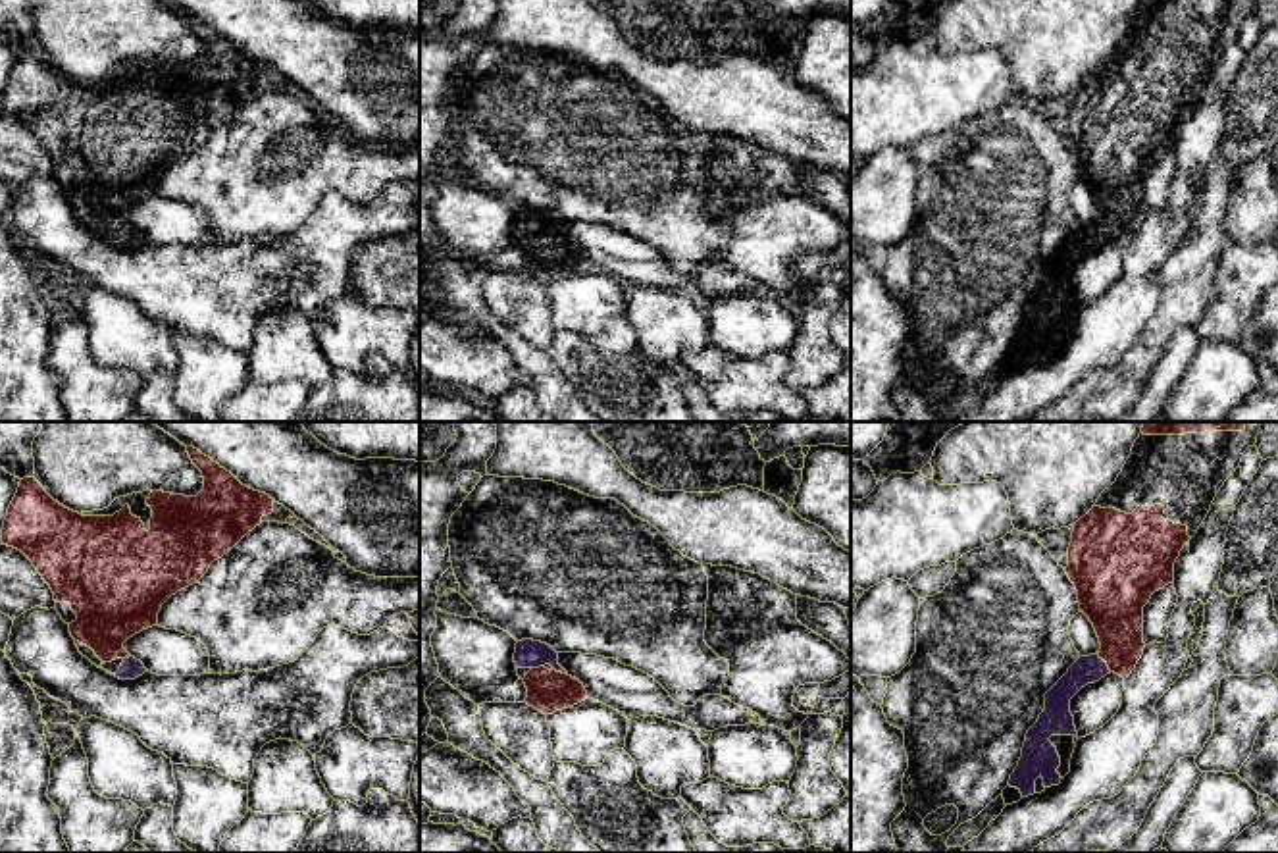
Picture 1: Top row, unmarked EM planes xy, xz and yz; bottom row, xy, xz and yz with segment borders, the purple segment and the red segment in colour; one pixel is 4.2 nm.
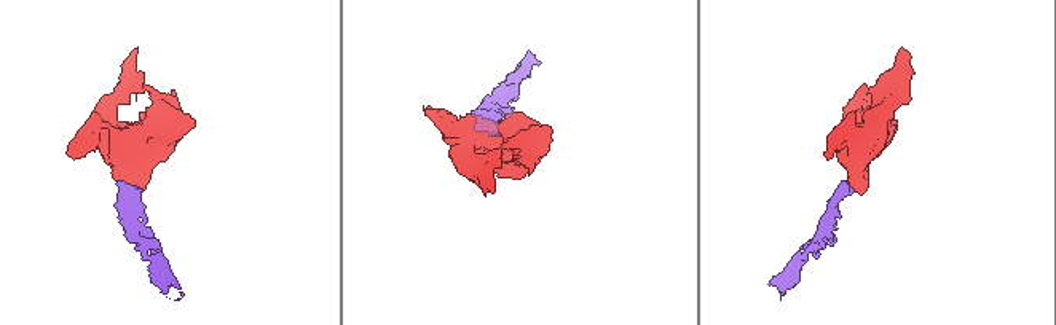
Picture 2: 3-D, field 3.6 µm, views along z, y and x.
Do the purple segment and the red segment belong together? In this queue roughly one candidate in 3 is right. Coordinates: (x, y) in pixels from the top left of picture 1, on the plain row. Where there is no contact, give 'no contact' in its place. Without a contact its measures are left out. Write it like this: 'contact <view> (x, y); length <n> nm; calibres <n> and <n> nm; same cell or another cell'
contact yz (1105, 232); length 100 nm; calibres 110 and 240 nm; same cell

